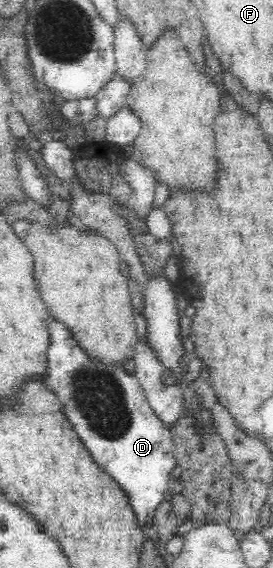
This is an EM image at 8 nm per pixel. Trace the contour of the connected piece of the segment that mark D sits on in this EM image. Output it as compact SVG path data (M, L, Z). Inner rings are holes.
M48 316L46 325L48 325L47 384L50 384L51 391L60 399L62 412L72 423L74 431L78 433L78 437L82 439L94 461L118 481L118 485L130 499L130 505L138 515L140 528L152 528L155 508L158 508L164 494L169 491L168 482L172 478L170 474L177 464L171 430L154 413L146 398L145 390L123 365L104 363L89 356L83 346L75 340L69 328L54 317Z

